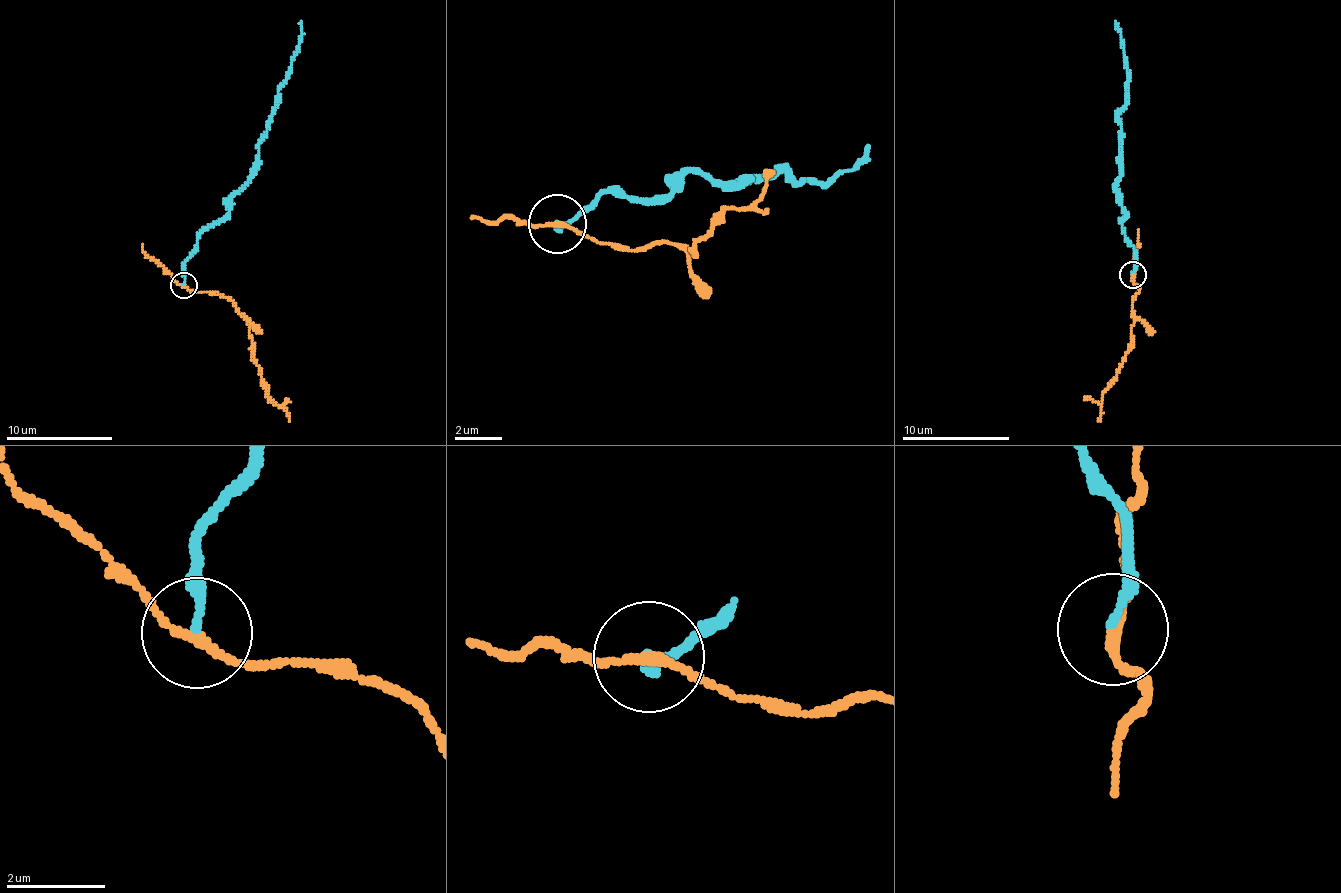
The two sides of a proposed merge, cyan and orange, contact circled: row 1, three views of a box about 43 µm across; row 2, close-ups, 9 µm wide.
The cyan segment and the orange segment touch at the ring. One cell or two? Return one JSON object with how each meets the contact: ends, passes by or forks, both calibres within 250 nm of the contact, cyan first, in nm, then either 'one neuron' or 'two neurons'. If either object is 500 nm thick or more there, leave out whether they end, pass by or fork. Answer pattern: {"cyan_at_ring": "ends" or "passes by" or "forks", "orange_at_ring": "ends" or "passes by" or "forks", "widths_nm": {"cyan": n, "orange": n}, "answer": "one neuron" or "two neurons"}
{"cyan_at_ring": "ends", "orange_at_ring": "passes by", "widths_nm": {"cyan": 180, "orange": 170}, "answer": "two neurons"}

